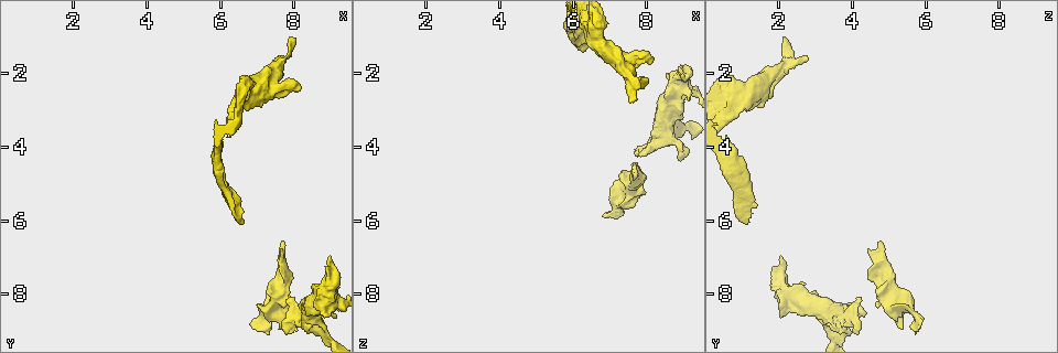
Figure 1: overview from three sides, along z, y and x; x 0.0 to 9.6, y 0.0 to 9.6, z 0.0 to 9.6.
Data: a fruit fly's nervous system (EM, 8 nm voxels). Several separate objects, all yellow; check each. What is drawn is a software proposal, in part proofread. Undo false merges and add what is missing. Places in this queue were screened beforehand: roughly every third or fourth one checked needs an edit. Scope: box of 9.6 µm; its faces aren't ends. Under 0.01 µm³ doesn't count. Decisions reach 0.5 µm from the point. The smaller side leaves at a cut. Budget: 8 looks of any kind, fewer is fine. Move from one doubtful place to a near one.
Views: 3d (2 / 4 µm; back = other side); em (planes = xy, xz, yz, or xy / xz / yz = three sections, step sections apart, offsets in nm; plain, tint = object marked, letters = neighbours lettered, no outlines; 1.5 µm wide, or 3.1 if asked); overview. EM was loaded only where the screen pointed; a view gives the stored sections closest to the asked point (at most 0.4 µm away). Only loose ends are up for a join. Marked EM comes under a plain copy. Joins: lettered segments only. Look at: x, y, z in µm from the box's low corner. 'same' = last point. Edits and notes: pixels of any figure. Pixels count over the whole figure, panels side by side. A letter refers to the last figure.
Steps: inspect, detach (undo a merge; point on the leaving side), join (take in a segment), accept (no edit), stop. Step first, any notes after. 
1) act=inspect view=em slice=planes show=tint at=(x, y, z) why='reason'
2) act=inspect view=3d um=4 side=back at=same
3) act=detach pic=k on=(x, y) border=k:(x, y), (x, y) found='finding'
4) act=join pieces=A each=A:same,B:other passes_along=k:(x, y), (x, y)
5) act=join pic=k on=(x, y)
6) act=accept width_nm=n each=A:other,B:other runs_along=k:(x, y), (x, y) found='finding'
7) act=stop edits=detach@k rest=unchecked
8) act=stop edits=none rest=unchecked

act=inspect view=em slice=planes show=letters at=(5.90, 4.65, 0.70) why='a fork'

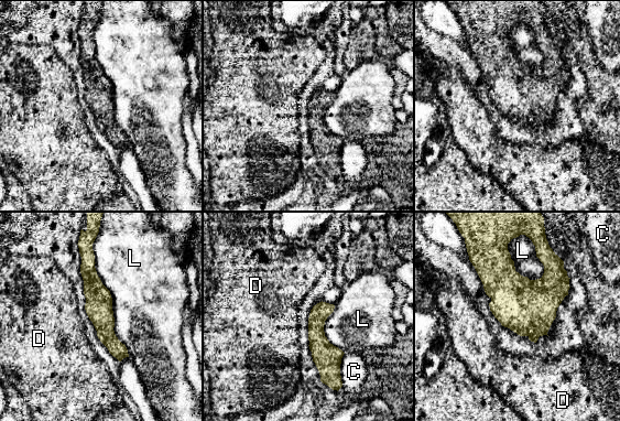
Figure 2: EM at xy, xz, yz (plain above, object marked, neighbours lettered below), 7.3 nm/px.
act=accept each=C:other,D:other,L:other runs_along=2:(91, 233), (87, 270), (120, 356) found='continuous, no second neuron'

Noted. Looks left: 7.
act=inspect view=em slice=planes show=letters at=(7.70, 1.60, 2.35) why='calibre changes'

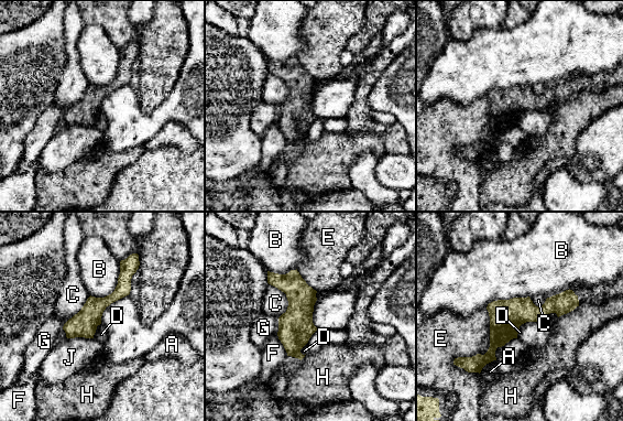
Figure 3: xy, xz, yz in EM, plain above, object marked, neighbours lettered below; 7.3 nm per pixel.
act=accept each=A:other,B:other,C:other,D:other,E:other,F:other,G:other,H:other,J:other border=3:(120, 261), (116, 288), (91, 297) found='all the same neuron'

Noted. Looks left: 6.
act=inspect view=em slice=planes show=letters at=(7.75, 6.55, 4.75) why='an open end'

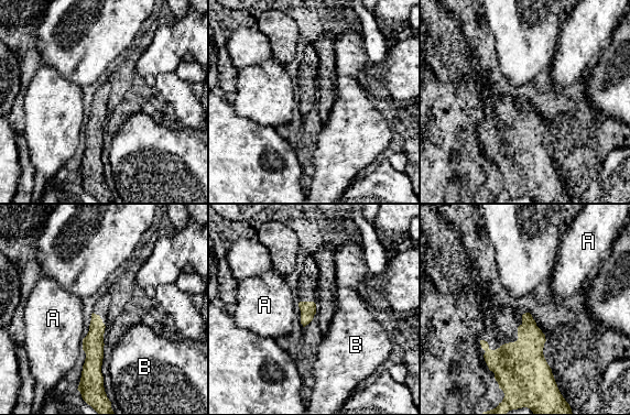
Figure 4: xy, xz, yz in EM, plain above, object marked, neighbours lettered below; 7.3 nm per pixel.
act=accept each=A:other,B:other border=4:(82, 339), (83, 349) found='no lettered segment goes on from it'

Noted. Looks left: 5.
act=stop edits=none rest=unchecked

